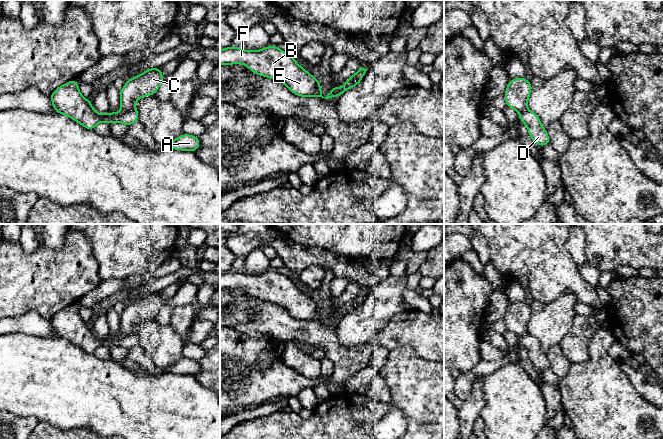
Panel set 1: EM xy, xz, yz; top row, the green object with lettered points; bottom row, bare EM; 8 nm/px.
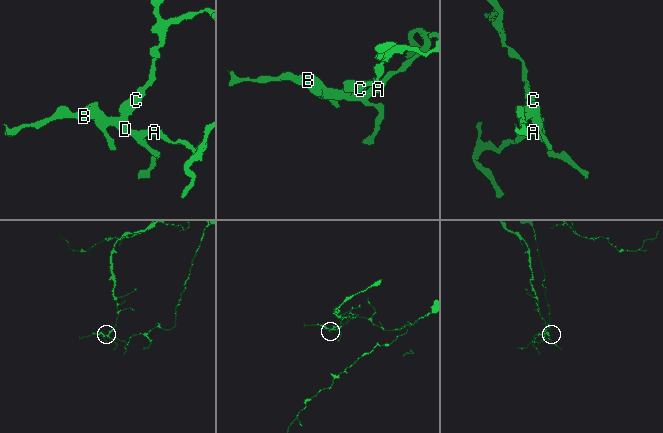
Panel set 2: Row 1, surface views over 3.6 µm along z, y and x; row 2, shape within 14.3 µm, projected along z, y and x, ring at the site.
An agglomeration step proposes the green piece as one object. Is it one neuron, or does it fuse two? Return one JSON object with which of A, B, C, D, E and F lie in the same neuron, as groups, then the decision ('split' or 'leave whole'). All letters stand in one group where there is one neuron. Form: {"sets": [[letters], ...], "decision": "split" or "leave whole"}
{"sets": [["A", "B", "D", "E", "F"], ["C"]], "decision": "split"}

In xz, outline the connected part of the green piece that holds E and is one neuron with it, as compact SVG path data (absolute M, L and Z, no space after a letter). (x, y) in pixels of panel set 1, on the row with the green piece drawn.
M268 46L258 51L242 50L239 47L228 47L220 51L220 65L245 64L253 73L267 78L277 80L286 85L289 90L302 97L322 97L329 99L332 97L340 97L344 92L358 85L362 79L357 78L354 81L344 82L343 88L338 88L337 84L327 94L322 96L319 79L314 78L310 73L303 69L292 56L280 50L277 46Z

